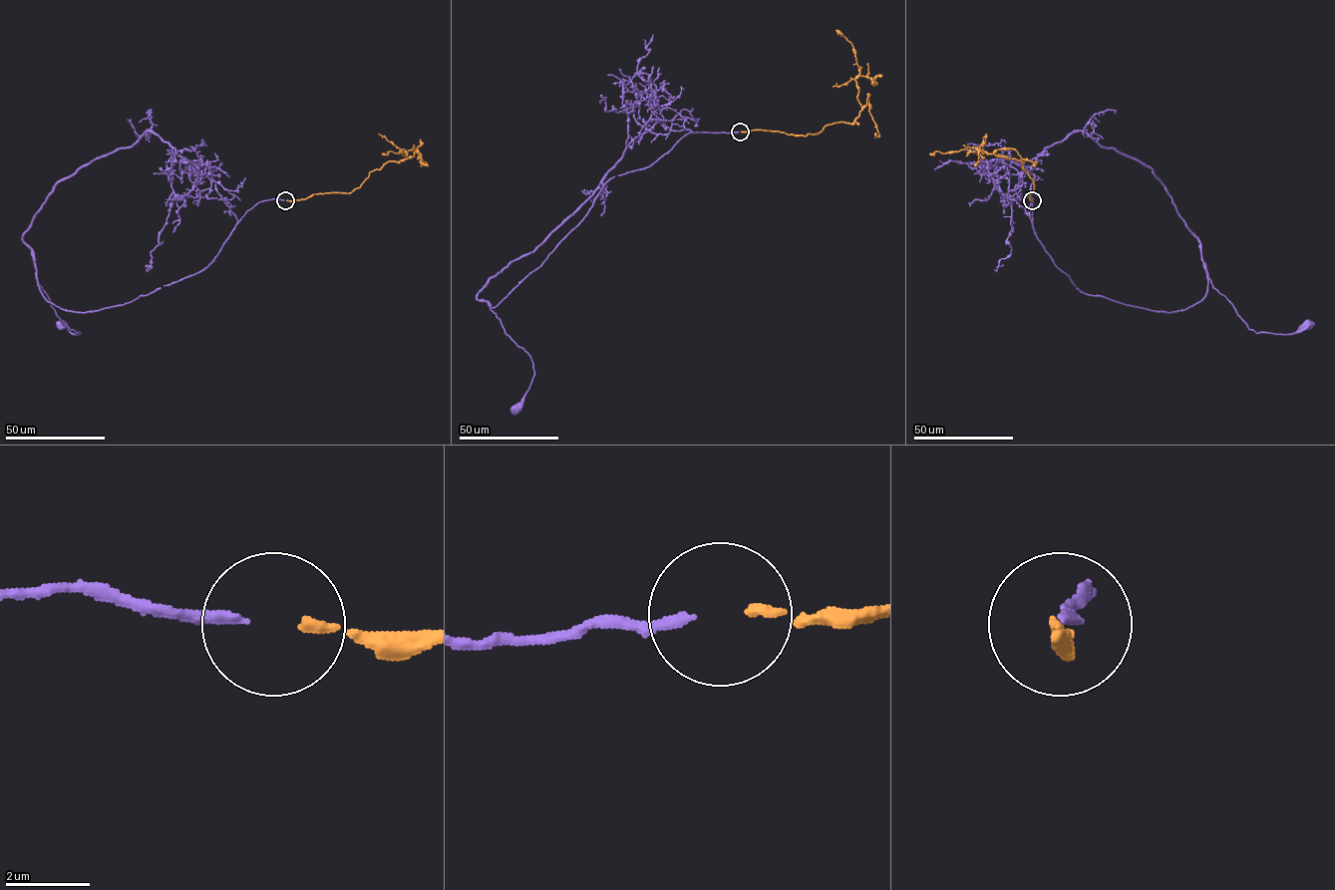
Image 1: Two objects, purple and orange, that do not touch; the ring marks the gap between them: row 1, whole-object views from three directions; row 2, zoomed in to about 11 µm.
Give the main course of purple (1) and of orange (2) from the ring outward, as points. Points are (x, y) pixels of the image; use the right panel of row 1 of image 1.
1: (1032, 200), (1032, 220), (1038, 156), (1083, 131), (1152, 169), (1249, 329), (1308, 324)
2: (1032, 200), (1031, 193), (1036, 192), (1034, 181), (1023, 169), (1021, 160), (980, 149), (930, 152)

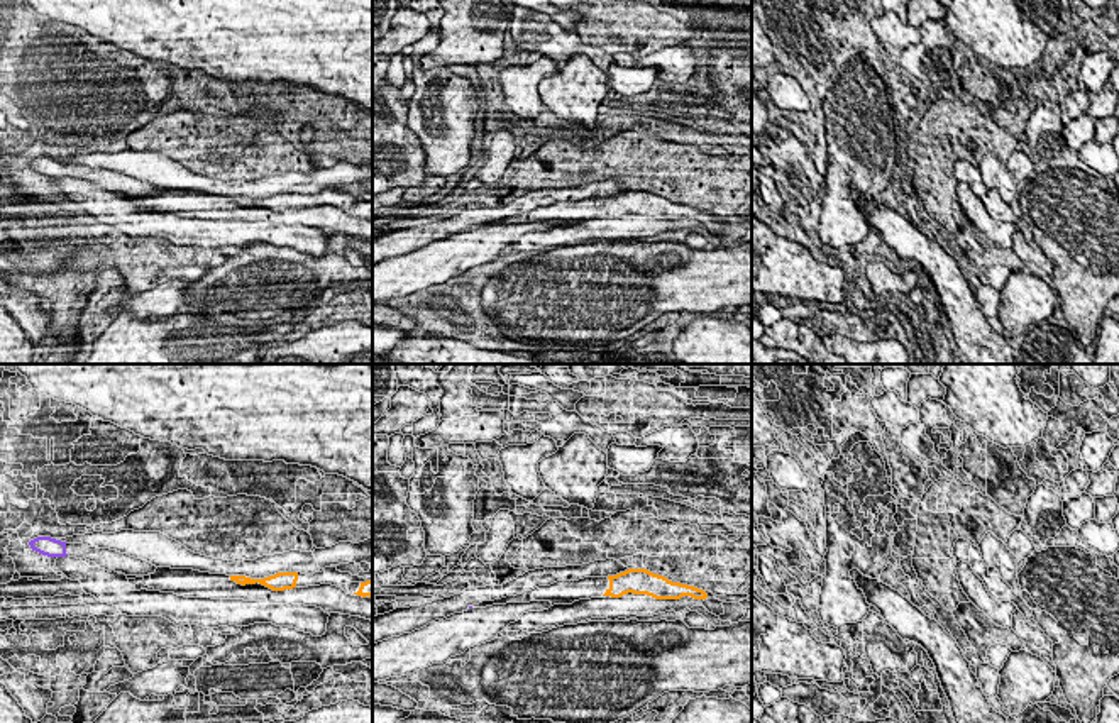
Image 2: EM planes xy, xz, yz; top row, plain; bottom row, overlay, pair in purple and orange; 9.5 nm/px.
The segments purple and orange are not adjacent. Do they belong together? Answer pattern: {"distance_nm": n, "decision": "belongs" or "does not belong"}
{"distance_nm": 1550, "decision": "belongs"}

